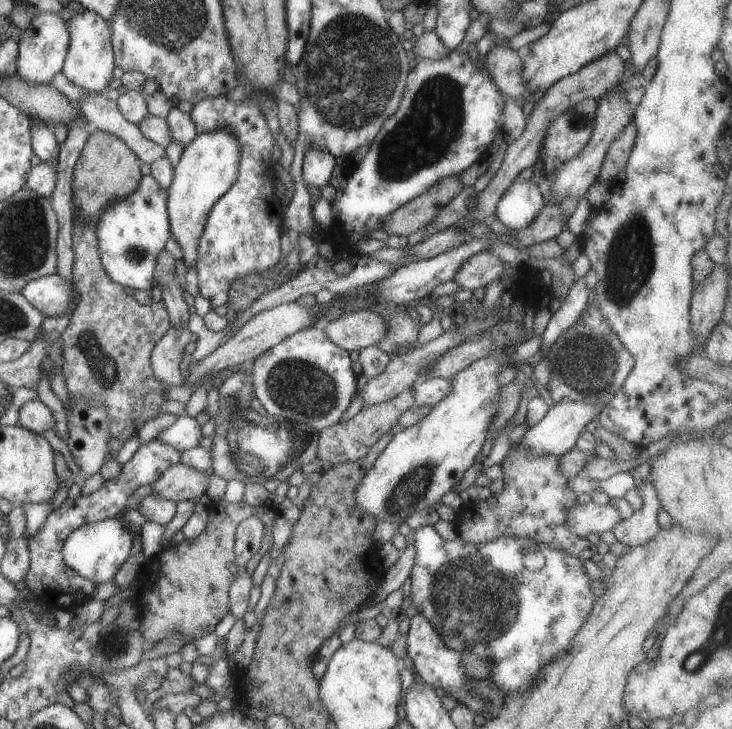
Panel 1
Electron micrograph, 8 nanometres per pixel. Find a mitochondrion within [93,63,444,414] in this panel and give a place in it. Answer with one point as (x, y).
(134, 254)

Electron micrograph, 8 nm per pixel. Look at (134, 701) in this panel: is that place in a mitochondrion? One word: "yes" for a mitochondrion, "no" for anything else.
no

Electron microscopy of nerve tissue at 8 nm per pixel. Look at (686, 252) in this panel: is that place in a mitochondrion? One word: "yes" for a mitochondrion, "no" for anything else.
no

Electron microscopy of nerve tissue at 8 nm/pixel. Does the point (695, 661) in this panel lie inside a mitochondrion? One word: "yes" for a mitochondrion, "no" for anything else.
yes

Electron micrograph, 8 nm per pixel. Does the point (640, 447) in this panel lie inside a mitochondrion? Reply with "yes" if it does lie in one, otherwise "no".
no

